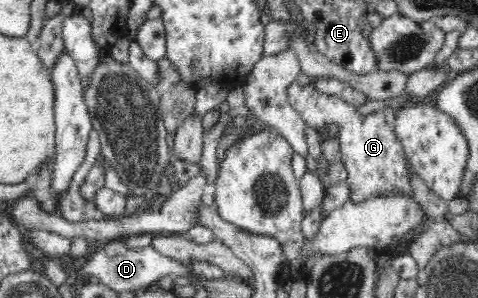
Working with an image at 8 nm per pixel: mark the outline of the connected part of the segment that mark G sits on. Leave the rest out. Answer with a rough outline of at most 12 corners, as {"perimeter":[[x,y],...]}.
{"perimeter":[[314,85],[287,86],[306,124],[338,124],[350,200],[410,177],[395,114],[360,115]]}

